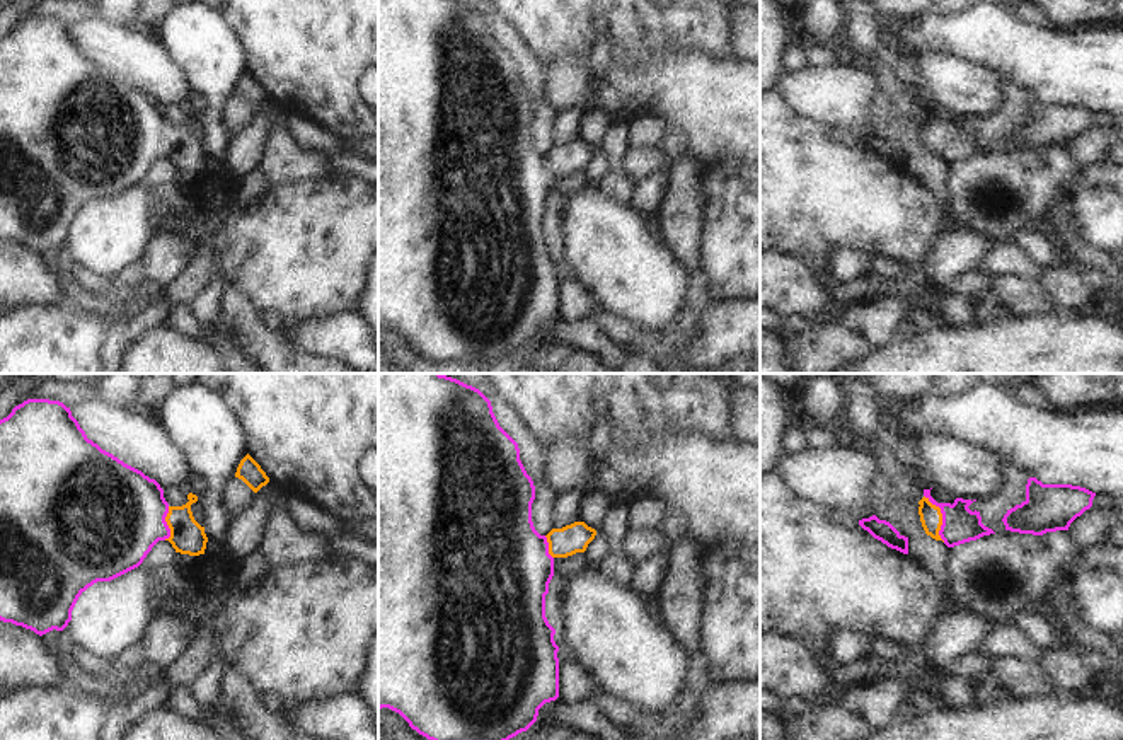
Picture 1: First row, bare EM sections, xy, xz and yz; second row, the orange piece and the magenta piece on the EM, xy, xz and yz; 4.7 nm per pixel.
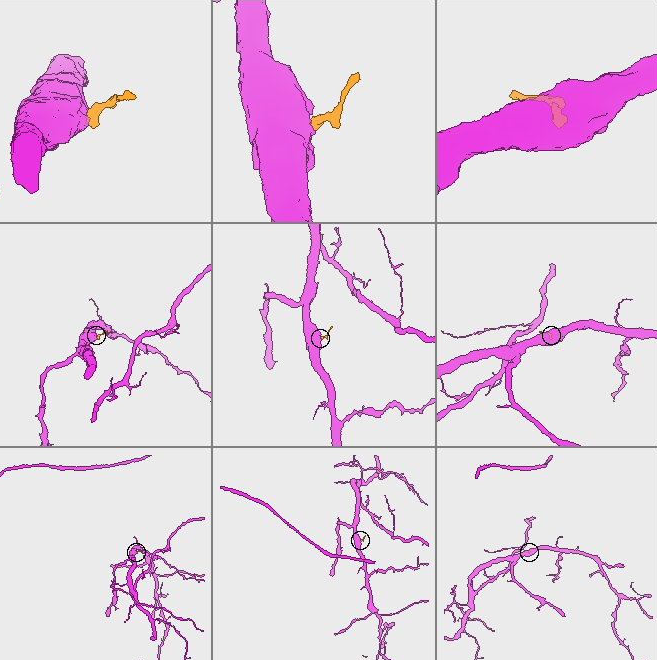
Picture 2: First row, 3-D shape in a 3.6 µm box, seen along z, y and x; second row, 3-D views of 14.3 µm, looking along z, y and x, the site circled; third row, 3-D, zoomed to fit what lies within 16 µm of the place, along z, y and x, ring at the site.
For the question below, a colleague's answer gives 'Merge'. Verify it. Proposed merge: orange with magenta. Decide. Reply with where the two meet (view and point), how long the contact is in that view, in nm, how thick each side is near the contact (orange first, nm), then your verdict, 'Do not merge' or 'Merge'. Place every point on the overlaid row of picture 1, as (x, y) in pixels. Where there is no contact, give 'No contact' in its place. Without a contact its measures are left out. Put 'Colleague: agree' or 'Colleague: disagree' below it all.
Touches orange at yz (941, 517). Shared border 240 nm. Thickness 110 nm (orange) against 170 nm. Merge
Colleague: agree

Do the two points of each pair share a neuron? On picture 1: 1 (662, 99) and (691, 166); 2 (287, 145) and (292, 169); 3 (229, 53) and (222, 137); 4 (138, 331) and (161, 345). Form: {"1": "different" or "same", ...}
{"1": "different", "2": "same", "3": "same", "4": "different"}

